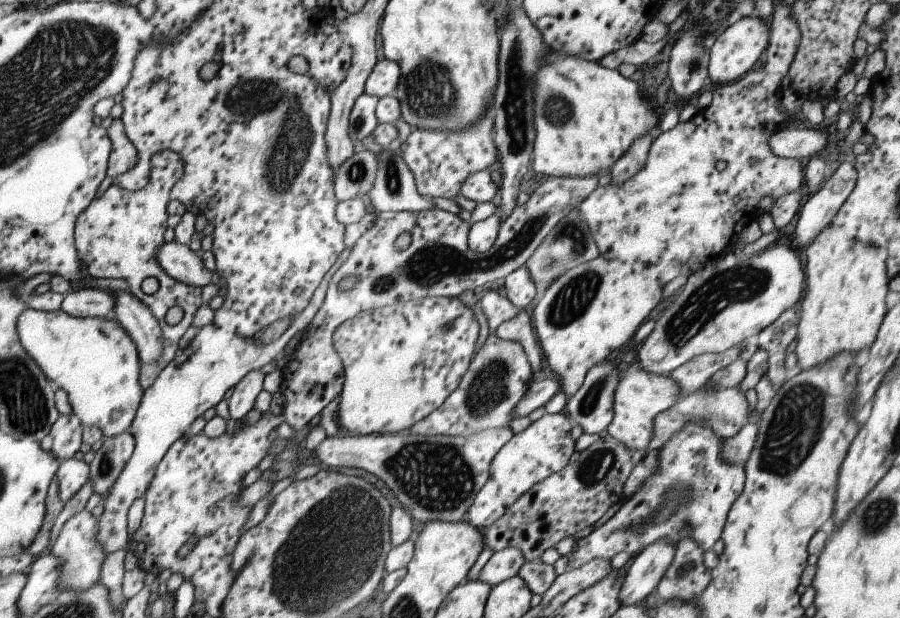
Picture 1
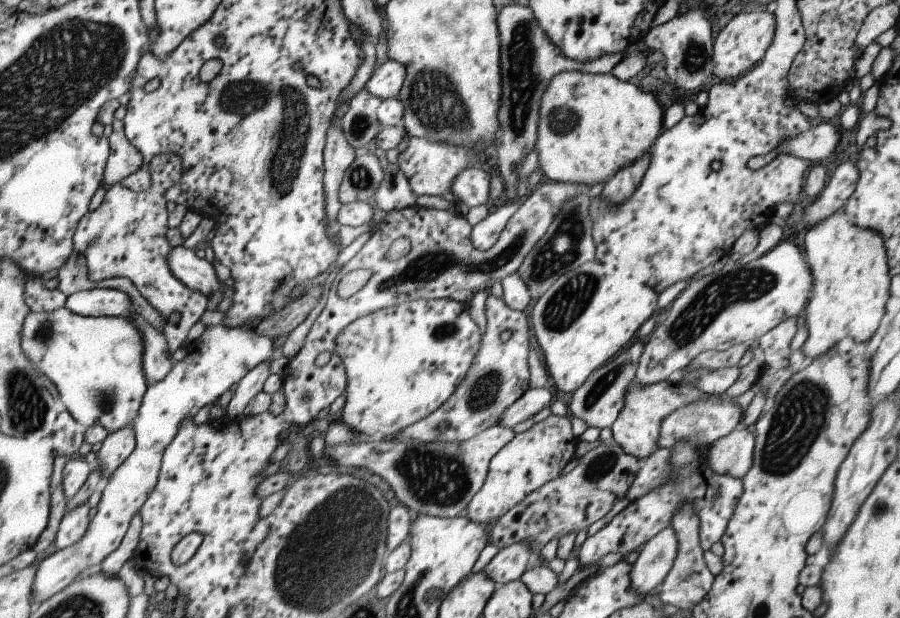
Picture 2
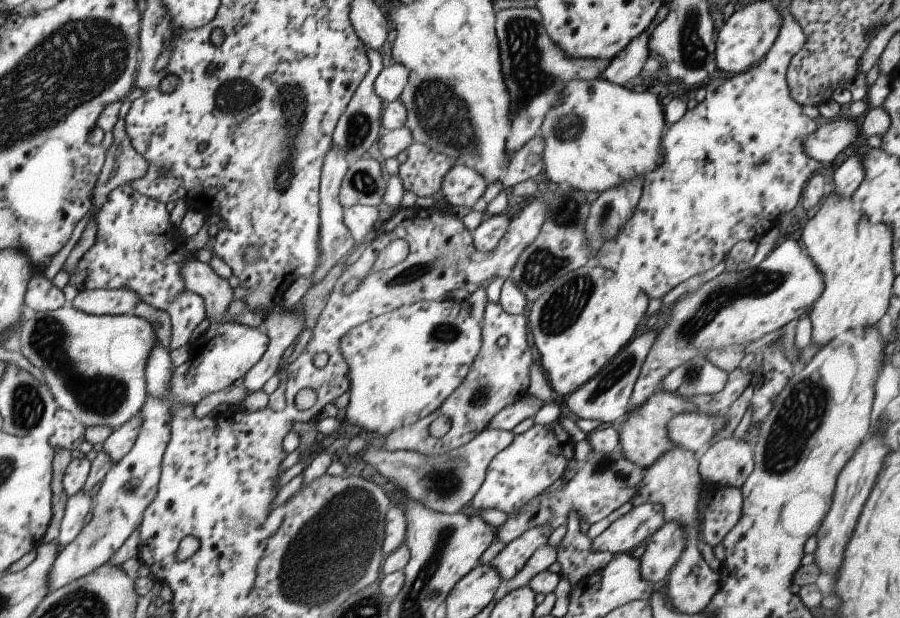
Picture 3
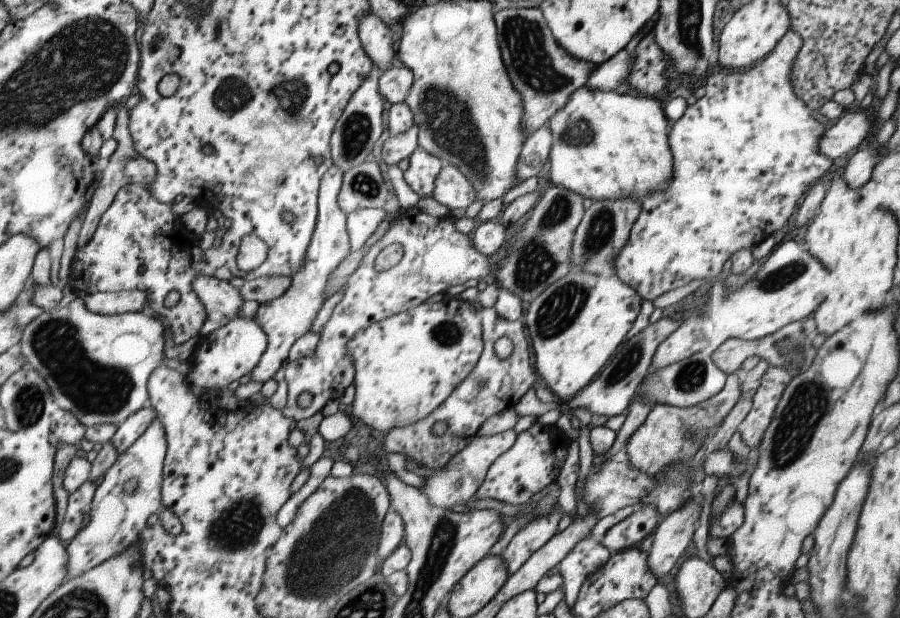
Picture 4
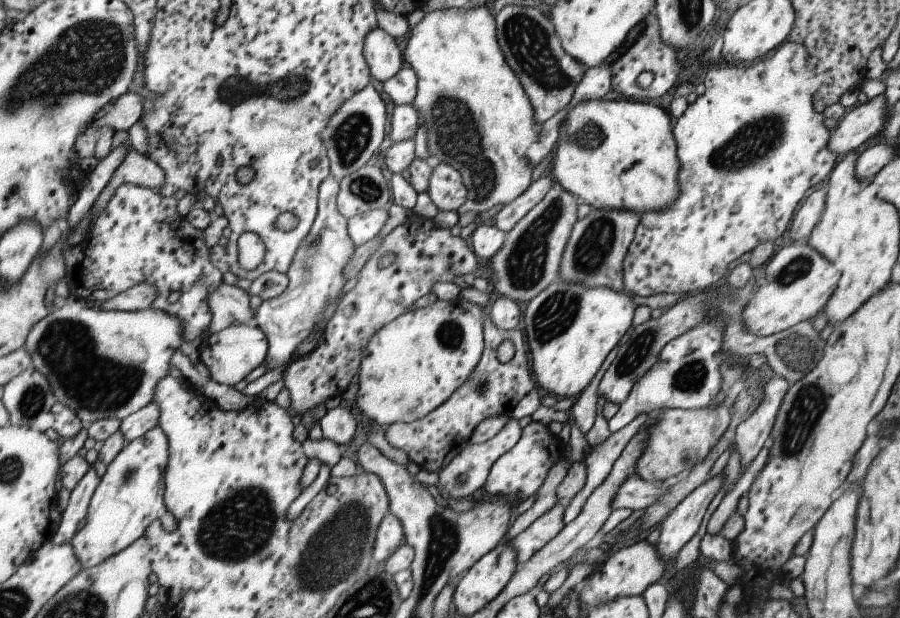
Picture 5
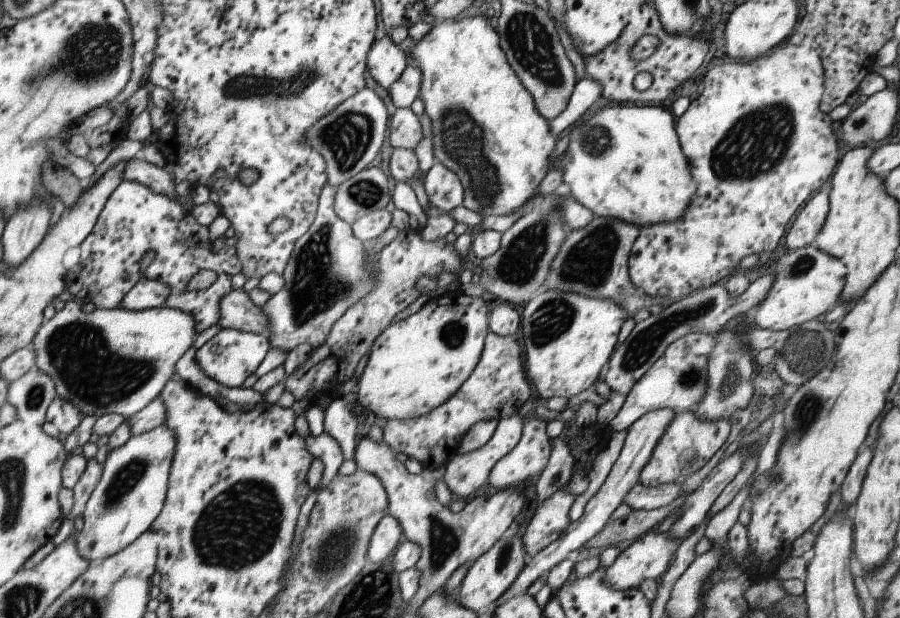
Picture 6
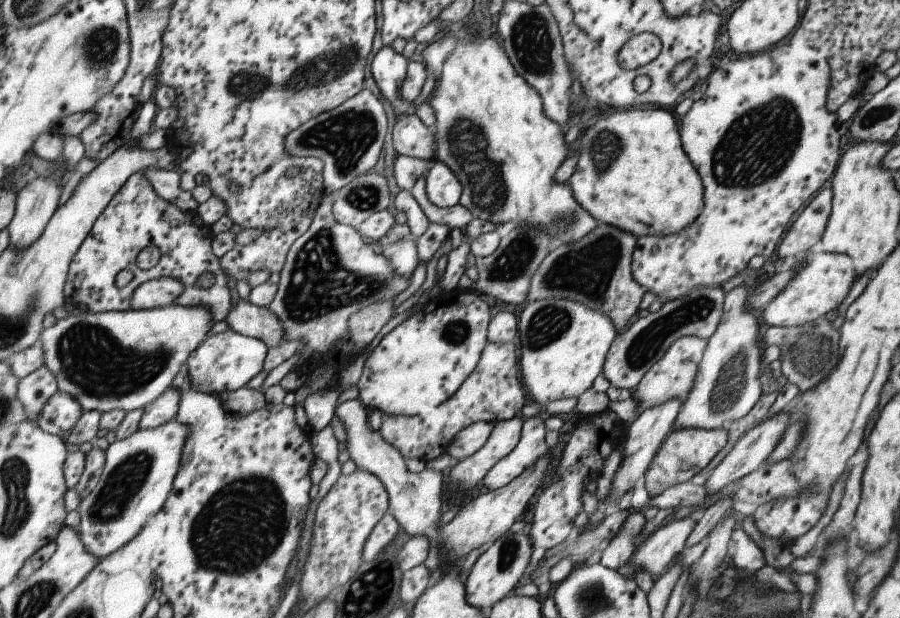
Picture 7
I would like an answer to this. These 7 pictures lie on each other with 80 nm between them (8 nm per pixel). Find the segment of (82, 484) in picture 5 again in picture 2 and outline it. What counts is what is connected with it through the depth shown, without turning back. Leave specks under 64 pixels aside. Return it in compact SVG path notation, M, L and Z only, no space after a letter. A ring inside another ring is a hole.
M87 503L75 506L61 518L55 539L53 540L57 550L63 550L77 544L77 540L85 534L91 520L91 510Z

